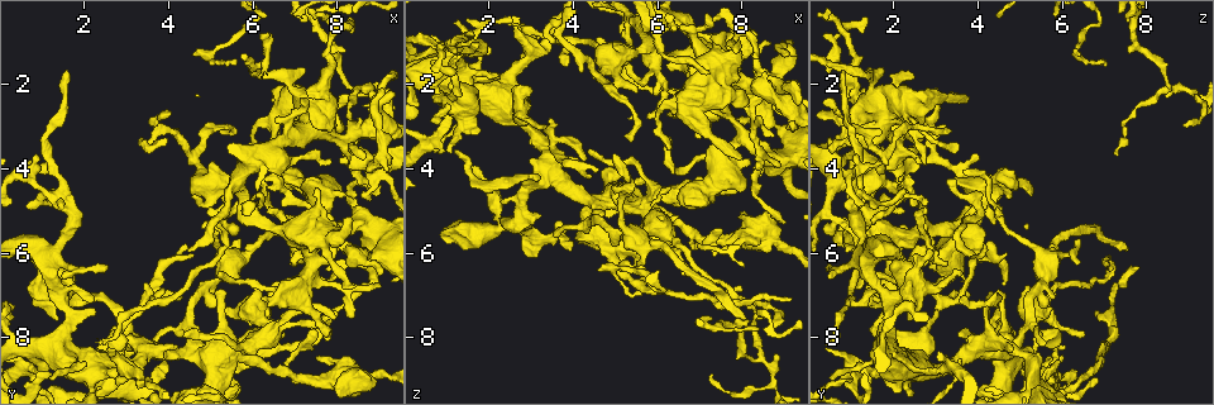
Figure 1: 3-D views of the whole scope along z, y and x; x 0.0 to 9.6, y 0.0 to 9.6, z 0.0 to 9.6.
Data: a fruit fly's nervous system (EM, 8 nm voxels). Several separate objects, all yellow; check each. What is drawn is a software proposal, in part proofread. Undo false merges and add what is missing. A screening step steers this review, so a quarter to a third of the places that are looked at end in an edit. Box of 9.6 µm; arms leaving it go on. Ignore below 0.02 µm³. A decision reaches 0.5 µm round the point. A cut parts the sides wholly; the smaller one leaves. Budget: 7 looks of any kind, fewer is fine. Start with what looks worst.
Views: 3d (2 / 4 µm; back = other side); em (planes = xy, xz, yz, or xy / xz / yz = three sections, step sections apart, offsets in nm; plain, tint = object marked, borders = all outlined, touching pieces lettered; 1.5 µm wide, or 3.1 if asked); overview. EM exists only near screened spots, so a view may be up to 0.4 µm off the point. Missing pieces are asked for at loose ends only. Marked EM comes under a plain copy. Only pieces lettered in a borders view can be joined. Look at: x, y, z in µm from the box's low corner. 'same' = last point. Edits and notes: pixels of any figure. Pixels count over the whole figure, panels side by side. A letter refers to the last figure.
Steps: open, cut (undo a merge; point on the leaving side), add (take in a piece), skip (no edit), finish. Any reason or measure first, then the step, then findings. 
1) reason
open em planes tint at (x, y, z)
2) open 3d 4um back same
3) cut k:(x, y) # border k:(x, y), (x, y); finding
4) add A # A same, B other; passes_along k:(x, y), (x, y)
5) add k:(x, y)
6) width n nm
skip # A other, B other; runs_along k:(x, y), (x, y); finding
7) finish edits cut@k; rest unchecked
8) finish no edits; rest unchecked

open em xz step 8 borders at (5.10, 7.30, 5.65)

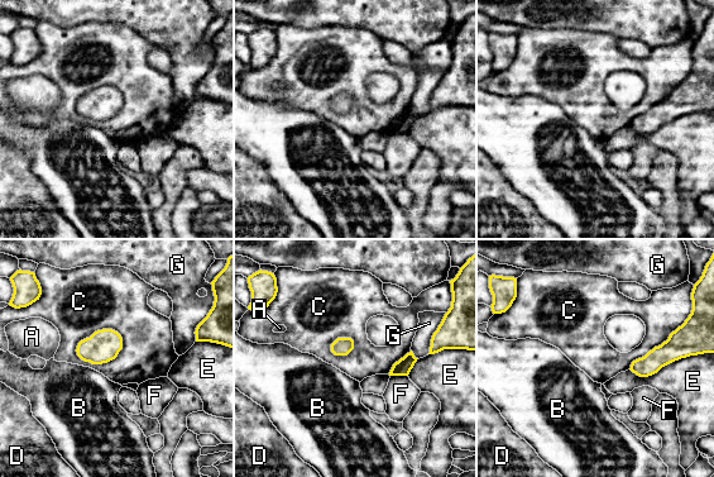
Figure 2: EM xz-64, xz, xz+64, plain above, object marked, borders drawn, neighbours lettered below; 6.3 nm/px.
width 110 nm
skip # A other, B other, C other, D other, E other, F other, G other; border 2:(123, 338), (97, 329), (75, 351); none of them fits

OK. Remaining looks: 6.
four or more arms meet
open em xz step 4 tint at (8.15, 3.40, 2.00)

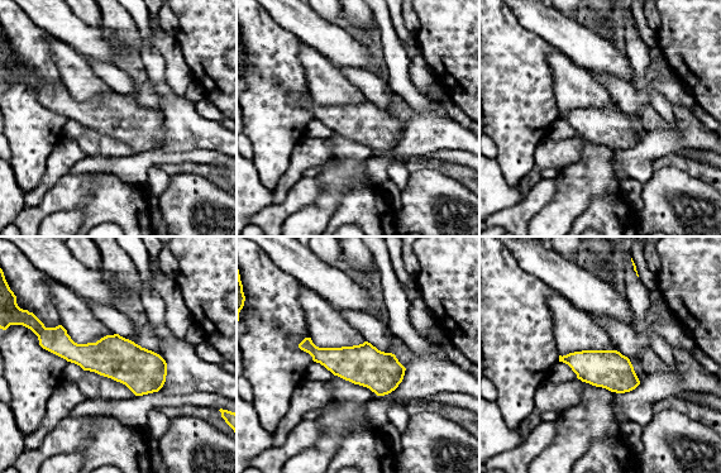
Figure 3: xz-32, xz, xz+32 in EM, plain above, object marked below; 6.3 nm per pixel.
open em planes borders same

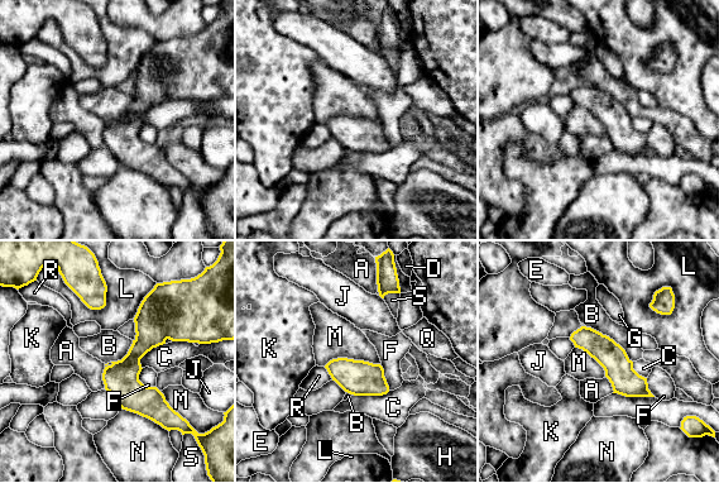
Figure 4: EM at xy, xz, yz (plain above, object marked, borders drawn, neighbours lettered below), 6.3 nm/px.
skip # A other, B other, C other, D other, E other, F other, G other, H other, J other, K other, L other, M other, N other, Q other, R other, S other; border 4:(380, 364), (332, 358), (324, 366); all the same neuron

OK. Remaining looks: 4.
an open end
open em planes borders at (5.55, 5.75, 6.50)

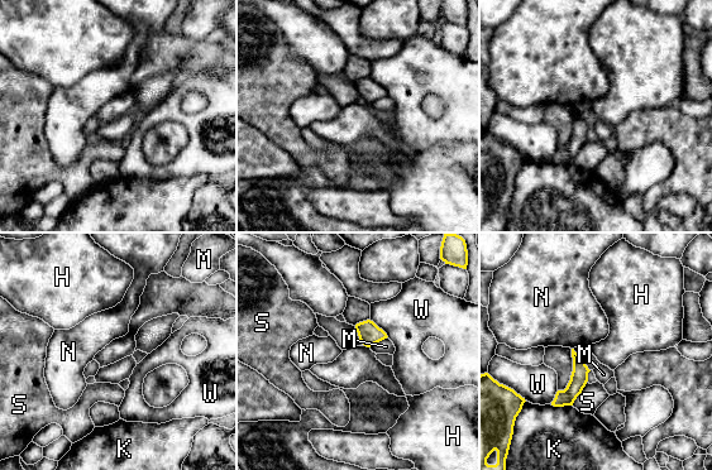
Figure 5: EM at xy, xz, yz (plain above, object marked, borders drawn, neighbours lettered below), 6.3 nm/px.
skip # H other, K other, M other, N other, S other, W other; runs_along 5:(576, 358), (578, 382), (557, 403); no lettered piece goes on from it

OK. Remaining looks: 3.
finish no edits; rest unchecked

